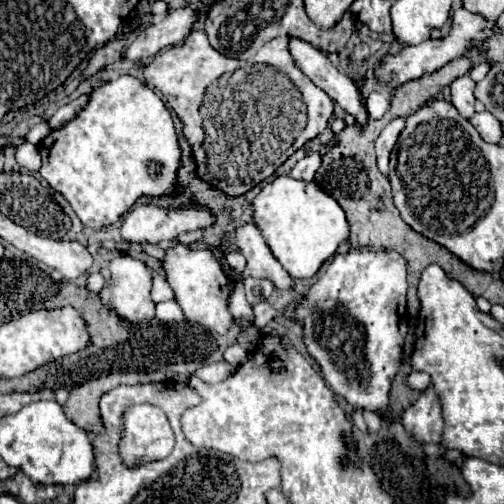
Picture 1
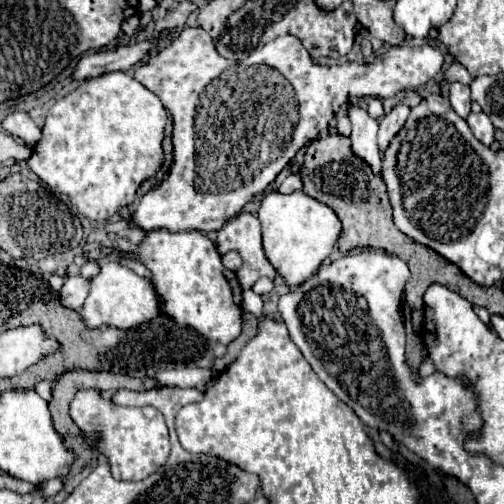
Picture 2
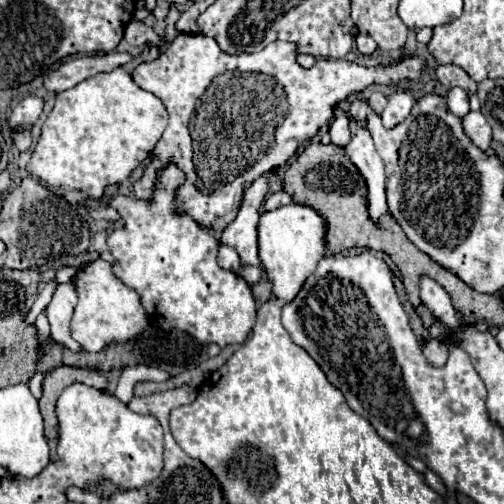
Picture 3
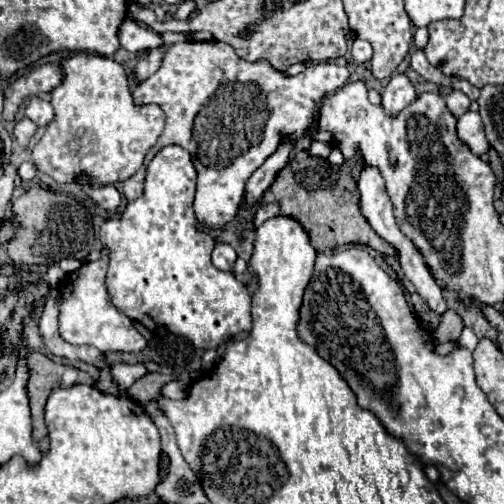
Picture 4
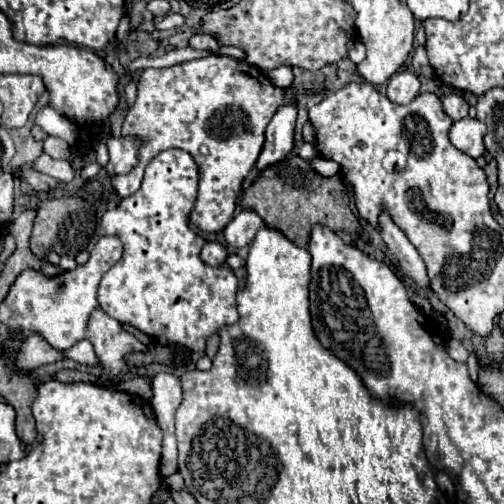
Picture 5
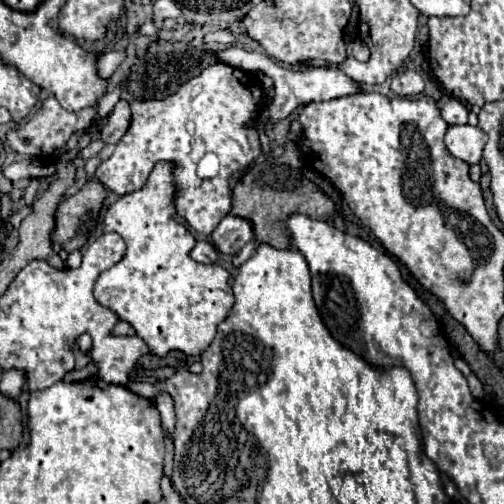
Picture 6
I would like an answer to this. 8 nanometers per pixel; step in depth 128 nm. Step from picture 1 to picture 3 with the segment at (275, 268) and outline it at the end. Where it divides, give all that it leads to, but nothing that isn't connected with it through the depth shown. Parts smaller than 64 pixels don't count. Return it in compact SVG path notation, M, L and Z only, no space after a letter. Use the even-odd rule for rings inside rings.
M274 170L262 174L260 178L256 178L250 188L244 194L242 206L238 210L238 216L234 218L234 222L230 222L220 238L222 244L232 246L240 258L242 264L254 264L260 266L258 260L258 240L256 240L256 224L260 218L260 206L268 194L268 186L270 186L270 176Z

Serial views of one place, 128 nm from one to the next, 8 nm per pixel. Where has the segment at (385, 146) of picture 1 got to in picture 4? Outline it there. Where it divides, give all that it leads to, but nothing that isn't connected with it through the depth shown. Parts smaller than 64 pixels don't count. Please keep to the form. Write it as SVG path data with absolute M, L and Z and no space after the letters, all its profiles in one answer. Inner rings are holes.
M394 74L382 94L384 110L394 116L414 100L416 100L416 90L414 90L414 84L410 82L410 78L406 74Z

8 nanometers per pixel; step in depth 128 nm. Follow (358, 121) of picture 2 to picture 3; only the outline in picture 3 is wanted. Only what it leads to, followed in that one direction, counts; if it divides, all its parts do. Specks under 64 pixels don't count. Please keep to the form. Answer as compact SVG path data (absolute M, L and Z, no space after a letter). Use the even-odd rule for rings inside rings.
M360 128L356 136L346 146L346 154L364 176L368 186L368 214L374 224L380 224L380 218L388 214L386 192L384 192L384 162L380 160L372 136L366 128Z

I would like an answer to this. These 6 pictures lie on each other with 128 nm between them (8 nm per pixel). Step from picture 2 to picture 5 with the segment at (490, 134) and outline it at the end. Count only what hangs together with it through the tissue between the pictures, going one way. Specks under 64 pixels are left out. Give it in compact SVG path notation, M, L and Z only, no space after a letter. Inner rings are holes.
M464 118L452 124L450 128L450 142L470 158L480 158L484 154L482 138L486 134L486 124L474 118Z

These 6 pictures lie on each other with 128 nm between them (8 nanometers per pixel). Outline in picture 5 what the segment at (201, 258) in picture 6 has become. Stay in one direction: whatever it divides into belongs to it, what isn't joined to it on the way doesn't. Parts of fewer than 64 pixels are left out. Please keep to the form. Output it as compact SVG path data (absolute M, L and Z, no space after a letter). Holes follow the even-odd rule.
M206 242L204 248L202 248L202 252L200 252L200 258L202 258L202 262L206 262L210 266L220 266L220 264L226 262L228 252L218 242Z

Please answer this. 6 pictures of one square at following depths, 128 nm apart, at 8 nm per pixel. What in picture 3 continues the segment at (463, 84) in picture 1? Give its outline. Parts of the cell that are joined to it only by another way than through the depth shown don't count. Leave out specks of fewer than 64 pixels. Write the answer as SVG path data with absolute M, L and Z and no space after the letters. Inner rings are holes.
M452 88L446 96L448 100L448 108L452 114L456 116L466 116L470 112L470 106L468 106L468 94L462 90L462 88Z

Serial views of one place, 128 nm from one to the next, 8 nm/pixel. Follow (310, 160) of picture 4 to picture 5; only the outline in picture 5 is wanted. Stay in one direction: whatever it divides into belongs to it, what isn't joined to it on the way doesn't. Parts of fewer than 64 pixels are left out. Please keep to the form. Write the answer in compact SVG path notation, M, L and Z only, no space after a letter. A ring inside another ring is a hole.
M294 156L294 168L288 158L282 160L280 164L272 164L268 168L264 168L254 178L254 182L244 190L240 206L256 212L268 228L282 232L296 246L306 248L310 230L314 224L328 226L334 232L346 230L346 232L354 234L354 232L362 230L358 224L358 218L352 214L348 202L350 202L350 198L348 198L346 186L338 174L332 178L322 178L310 168L310 164L306 160L302 160L300 156Z

